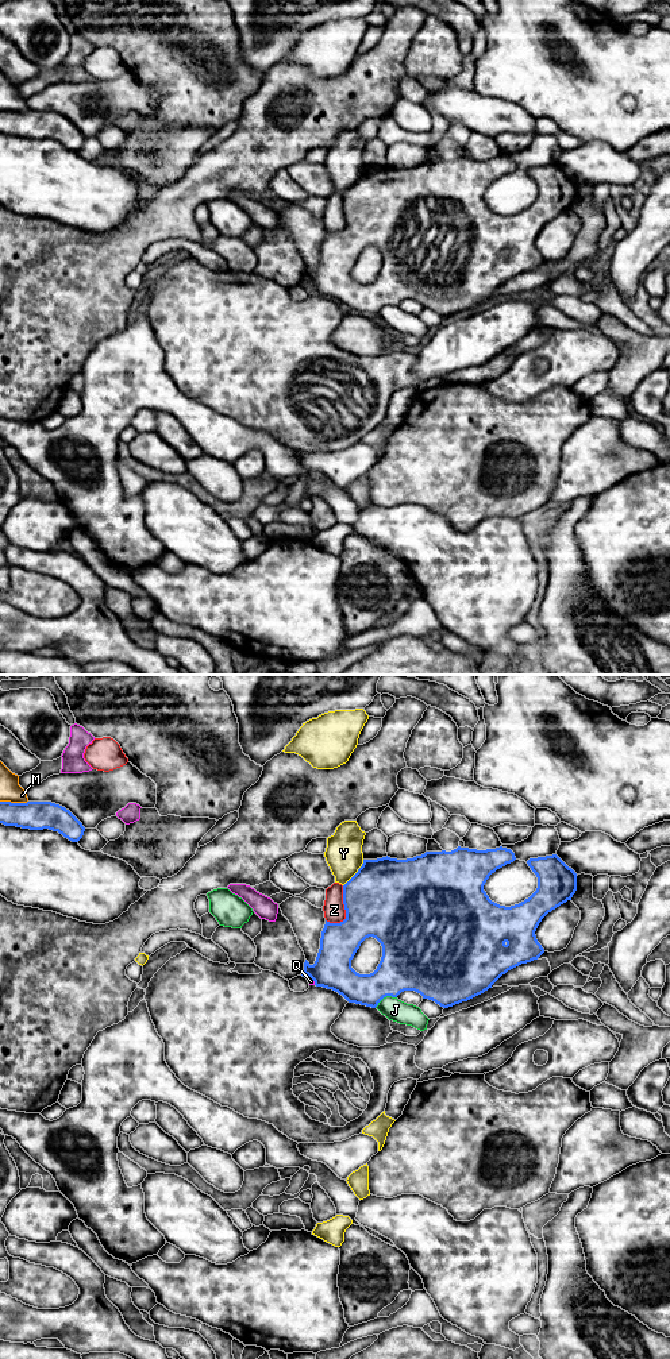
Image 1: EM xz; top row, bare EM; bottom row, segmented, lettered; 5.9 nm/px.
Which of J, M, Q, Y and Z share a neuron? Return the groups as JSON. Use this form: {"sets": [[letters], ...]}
{"sets": [["J"], ["M"], ["Q"], ["Y"], ["Z"]]}

